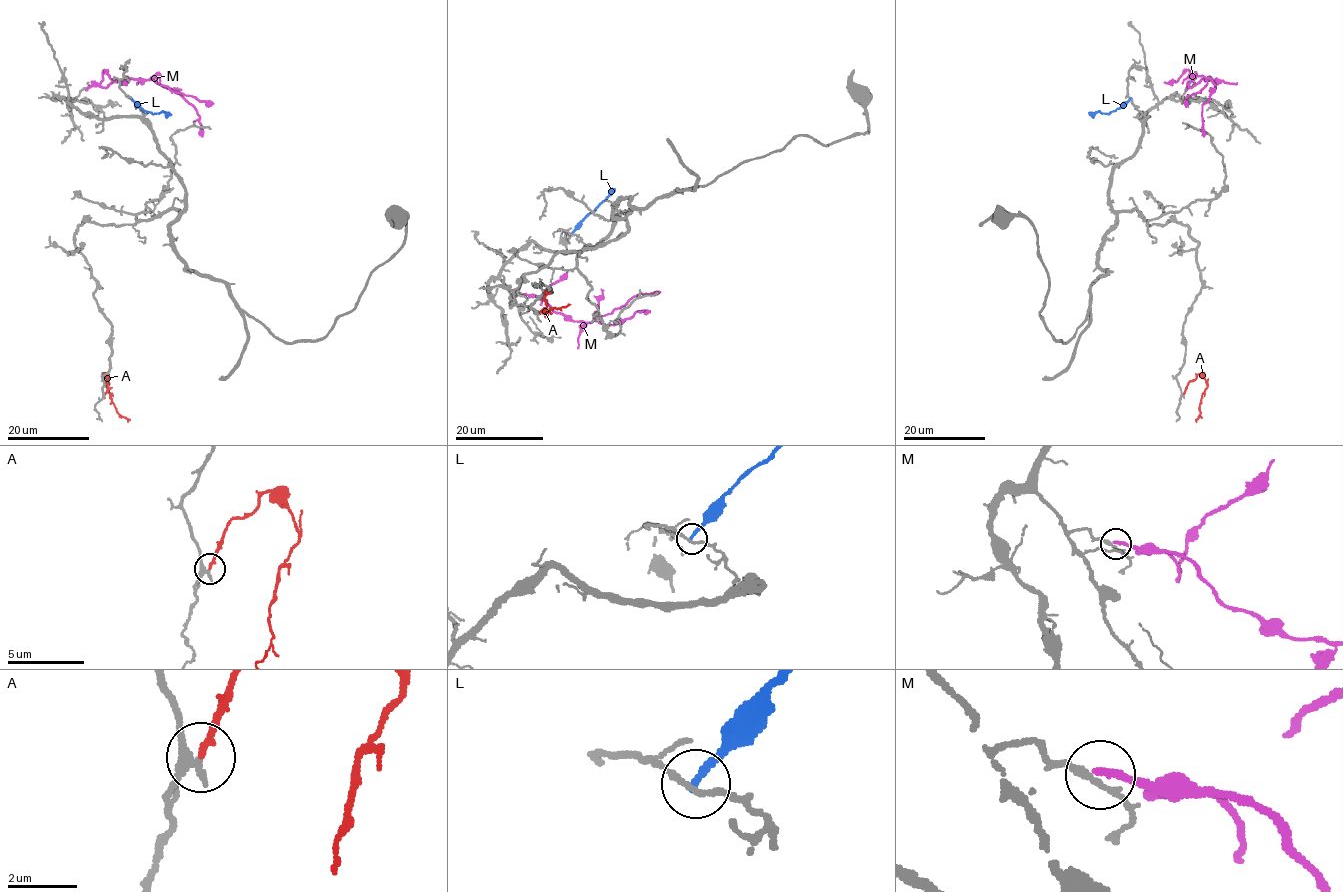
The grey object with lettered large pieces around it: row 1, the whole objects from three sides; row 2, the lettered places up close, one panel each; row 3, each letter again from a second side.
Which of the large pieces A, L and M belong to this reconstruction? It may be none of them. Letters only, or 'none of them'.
A

